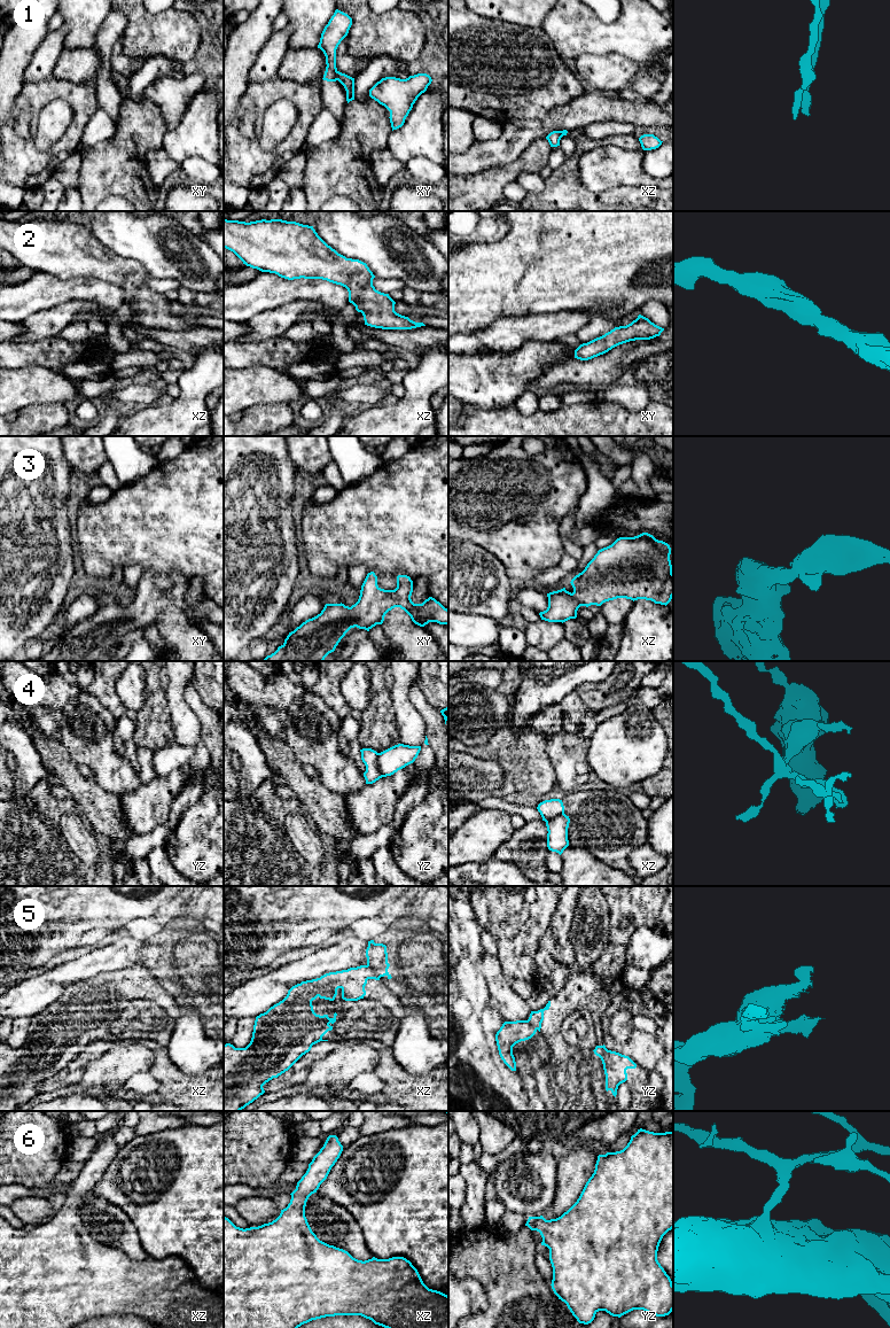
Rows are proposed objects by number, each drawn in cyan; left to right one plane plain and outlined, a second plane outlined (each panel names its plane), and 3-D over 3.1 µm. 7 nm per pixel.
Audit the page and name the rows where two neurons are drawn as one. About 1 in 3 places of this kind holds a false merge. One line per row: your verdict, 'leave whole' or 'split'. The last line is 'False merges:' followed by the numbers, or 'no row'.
1: split
2: leave whole
3: leave whole
4: split
5: split
6: leave whole
False merges: 1, 4, 5

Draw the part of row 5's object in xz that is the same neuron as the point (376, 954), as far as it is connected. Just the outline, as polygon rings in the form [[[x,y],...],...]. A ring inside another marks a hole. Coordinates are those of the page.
[[[374,940],[368,941],[366,949],[367,966],[372,968],[377,977],[387,976],[391,979],[391,974],[388,972],[390,964],[388,963],[387,946],[383,943],[375,943]]]

